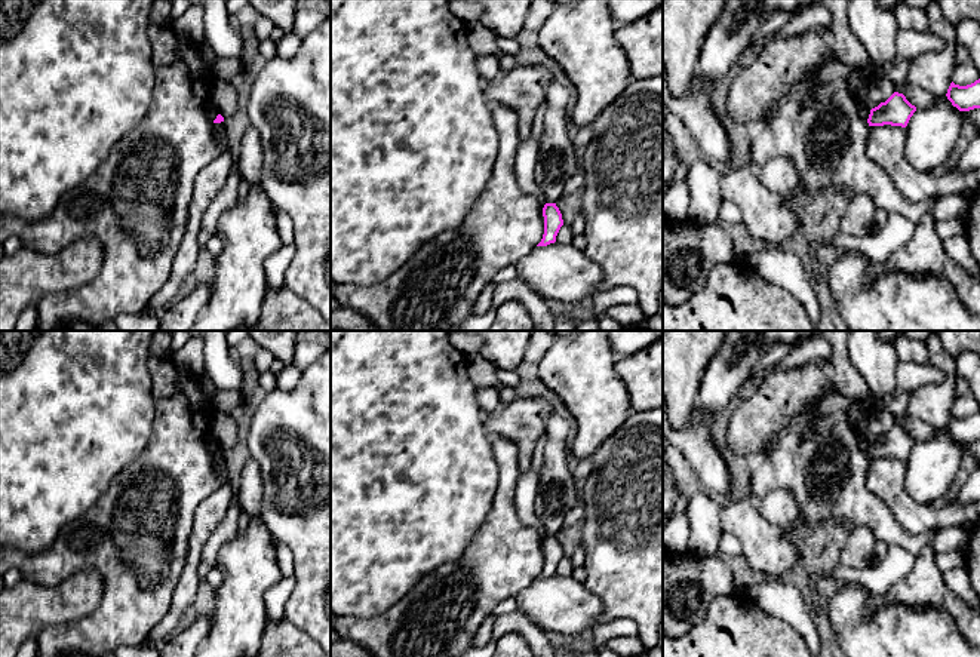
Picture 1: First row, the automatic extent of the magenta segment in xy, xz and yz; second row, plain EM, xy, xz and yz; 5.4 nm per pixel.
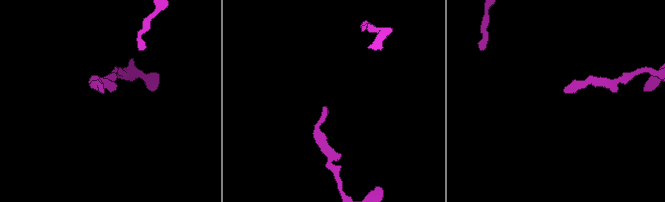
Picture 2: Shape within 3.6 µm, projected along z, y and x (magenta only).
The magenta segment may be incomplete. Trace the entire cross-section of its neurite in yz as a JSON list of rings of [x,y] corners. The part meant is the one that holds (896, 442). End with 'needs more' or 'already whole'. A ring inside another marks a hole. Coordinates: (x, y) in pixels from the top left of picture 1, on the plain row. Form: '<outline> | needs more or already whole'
[[[894,424],[885,435],[870,442],[869,458],[901,458],[906,460],[916,443],[903,426]]] | already whole

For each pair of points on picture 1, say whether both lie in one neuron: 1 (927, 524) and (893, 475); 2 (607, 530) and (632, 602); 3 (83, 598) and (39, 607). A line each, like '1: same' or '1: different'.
1: same
2: same
3: same

